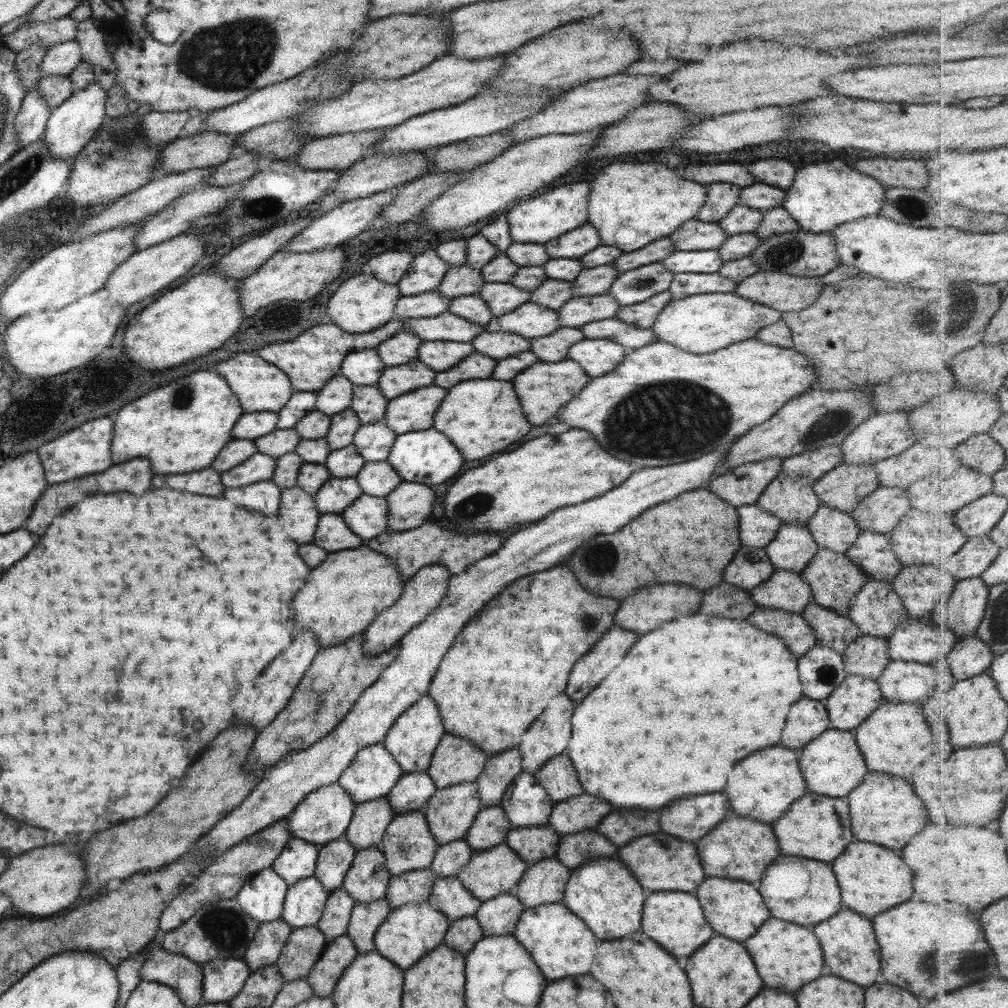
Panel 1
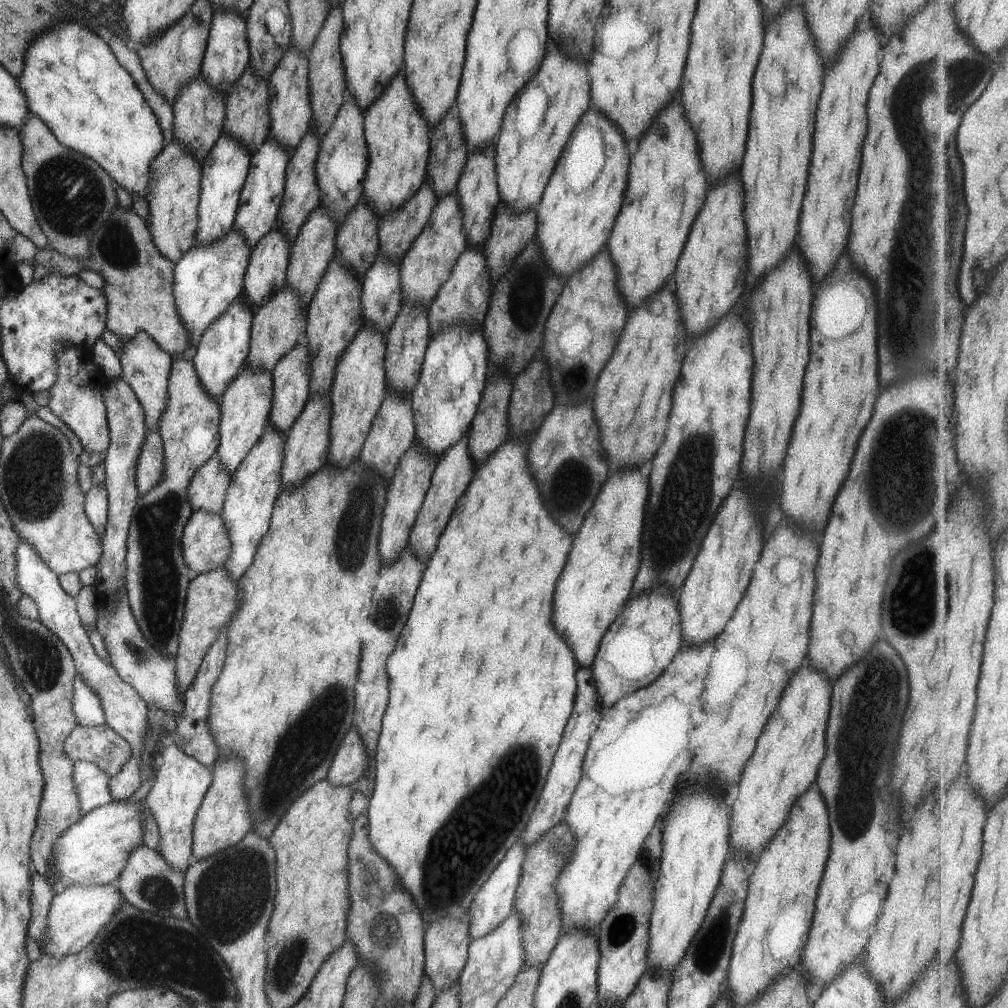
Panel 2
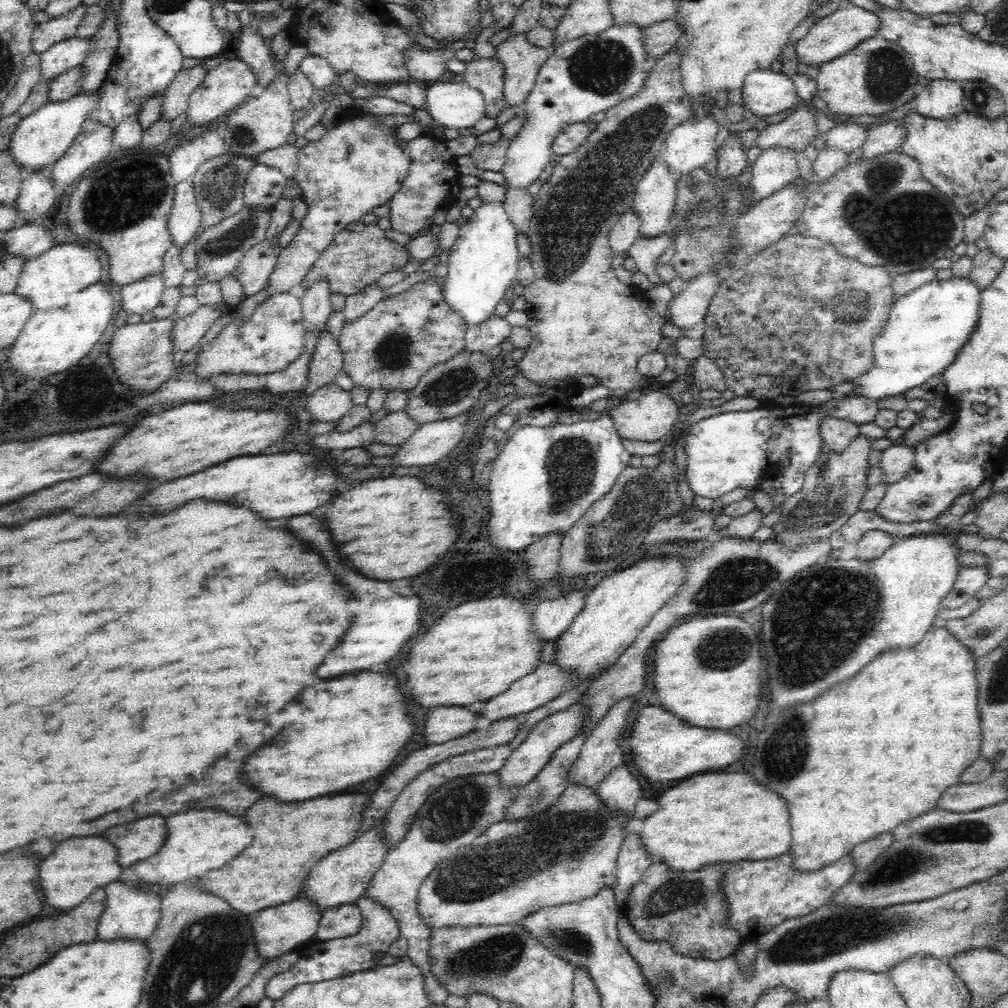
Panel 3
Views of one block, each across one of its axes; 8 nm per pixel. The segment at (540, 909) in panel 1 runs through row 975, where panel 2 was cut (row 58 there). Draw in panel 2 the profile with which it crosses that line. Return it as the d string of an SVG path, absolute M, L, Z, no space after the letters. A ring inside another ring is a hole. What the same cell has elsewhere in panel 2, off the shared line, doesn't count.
M553 44L539 70L507 104L494 145L495 176L499 202L513 212L535 208L579 116L589 108L587 64L565 56Z

